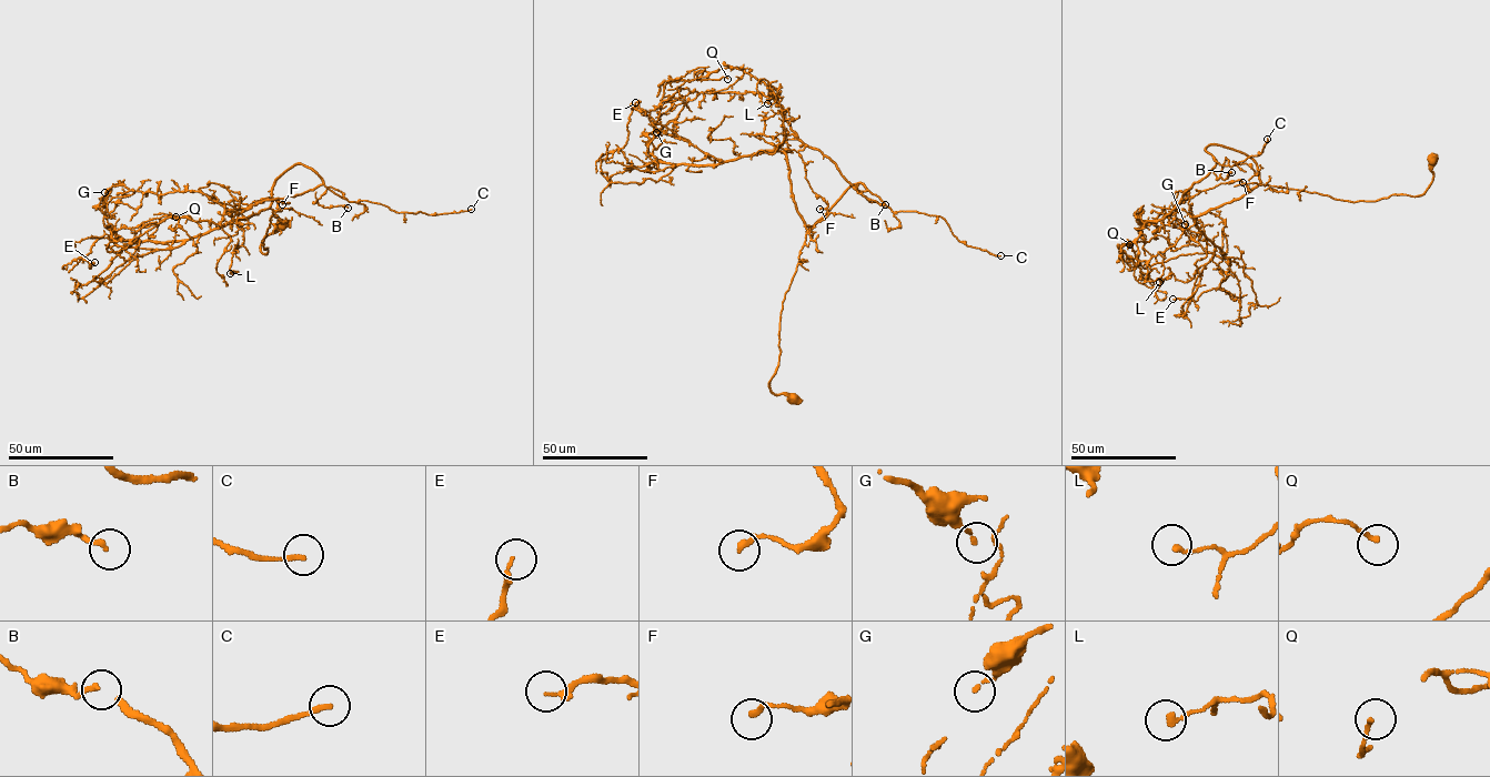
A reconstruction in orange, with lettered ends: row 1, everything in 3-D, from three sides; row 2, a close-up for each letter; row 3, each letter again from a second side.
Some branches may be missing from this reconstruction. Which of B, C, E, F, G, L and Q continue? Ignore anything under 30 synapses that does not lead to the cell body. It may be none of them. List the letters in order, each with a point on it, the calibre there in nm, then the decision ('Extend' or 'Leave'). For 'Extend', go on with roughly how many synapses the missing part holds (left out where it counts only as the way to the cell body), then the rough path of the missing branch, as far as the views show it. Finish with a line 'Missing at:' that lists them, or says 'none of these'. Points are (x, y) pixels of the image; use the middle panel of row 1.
B: Place: (885, 204). Thickness 180 nm. Leave
C: Place: (1000, 255). Thickness 180 nm. Extend. Roughly 100 synapses
E: Place: (635, 102). Thickness 180 nm. Leave
F: Place: (819, 209). Thickness 220 nm. Leave
G: Place: (656, 132). Thickness 130 nm. Leave
L: Place: (767, 103). Thickness 200 nm. Leave
Q: Place: (727, 79). Thickness 140 nm. Leave
Missing at: C

